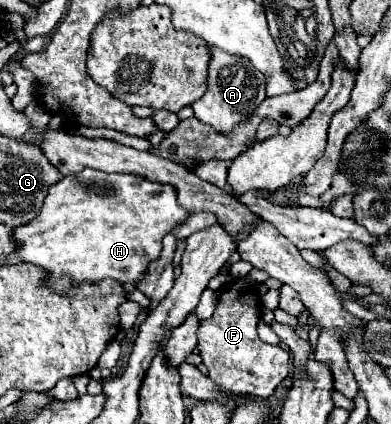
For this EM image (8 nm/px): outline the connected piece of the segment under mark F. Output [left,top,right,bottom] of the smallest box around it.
[198,279,290,397]

